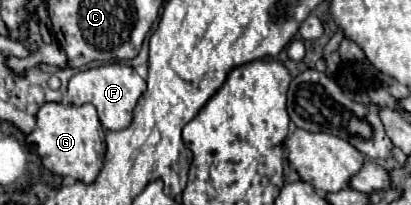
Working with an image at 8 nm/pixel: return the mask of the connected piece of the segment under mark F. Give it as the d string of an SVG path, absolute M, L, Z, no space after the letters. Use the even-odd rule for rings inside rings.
M126 61L120 62L124 64L107 64L107 66L99 66L91 68L91 70L81 70L69 80L69 88L67 88L69 102L71 104L91 102L97 108L99 120L107 130L121 130L121 128L129 126L133 108L135 108L139 96L147 88L145 81L148 76L148 62L135 67L125 66ZM139 66L145 66L145 76L137 70Z

